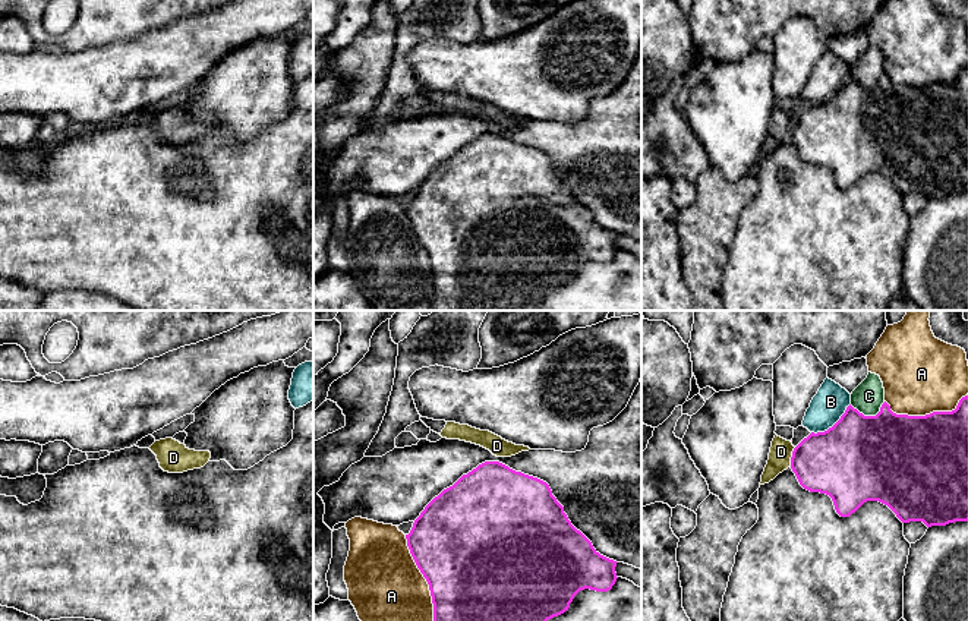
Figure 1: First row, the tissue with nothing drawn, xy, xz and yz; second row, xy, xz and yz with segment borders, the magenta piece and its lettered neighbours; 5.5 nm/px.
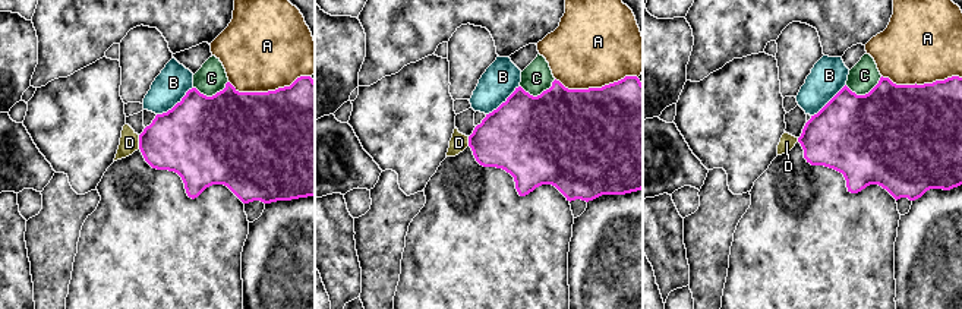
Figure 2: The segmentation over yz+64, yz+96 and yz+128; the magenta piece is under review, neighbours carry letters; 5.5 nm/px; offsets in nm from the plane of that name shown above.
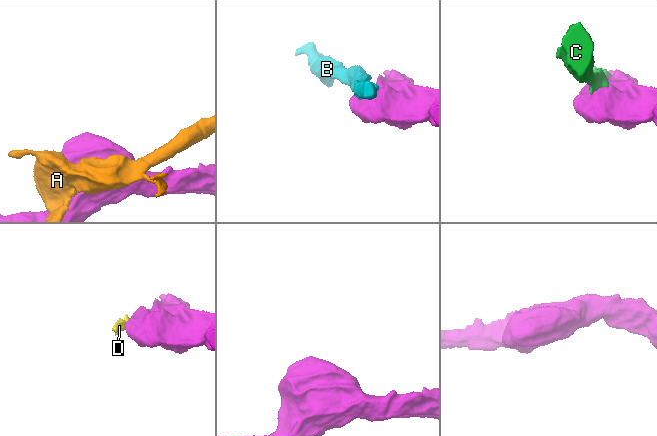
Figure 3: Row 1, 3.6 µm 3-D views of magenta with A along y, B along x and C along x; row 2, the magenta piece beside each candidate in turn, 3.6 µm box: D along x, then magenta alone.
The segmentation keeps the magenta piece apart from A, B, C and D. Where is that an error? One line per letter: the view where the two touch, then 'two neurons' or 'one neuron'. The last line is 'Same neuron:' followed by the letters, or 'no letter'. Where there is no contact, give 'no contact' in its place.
A: yz | two neurons
B: yz | two neurons
C: yz | two neurons
D: yz | two neurons
Same neuron: no letter

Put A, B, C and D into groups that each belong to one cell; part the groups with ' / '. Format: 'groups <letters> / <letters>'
groups A / B / C / D

